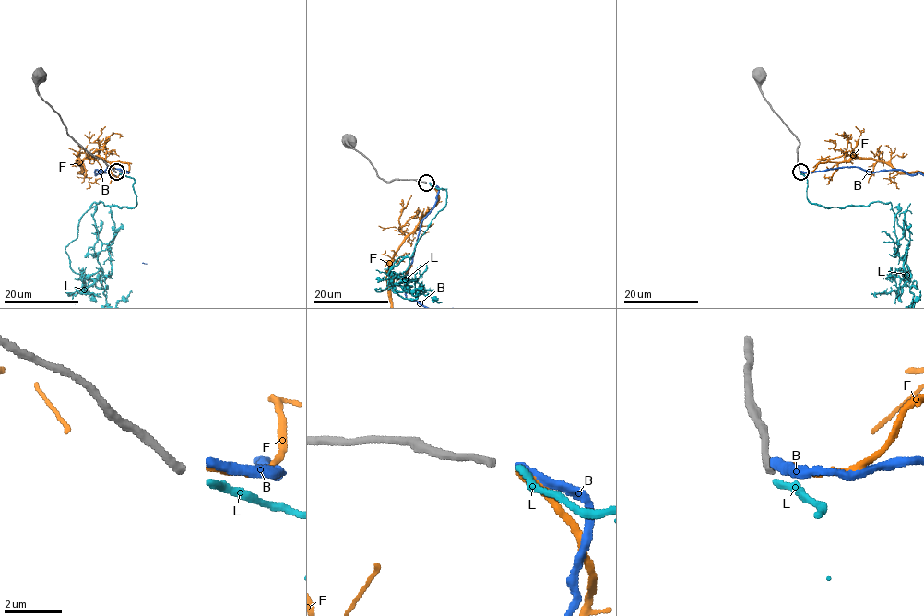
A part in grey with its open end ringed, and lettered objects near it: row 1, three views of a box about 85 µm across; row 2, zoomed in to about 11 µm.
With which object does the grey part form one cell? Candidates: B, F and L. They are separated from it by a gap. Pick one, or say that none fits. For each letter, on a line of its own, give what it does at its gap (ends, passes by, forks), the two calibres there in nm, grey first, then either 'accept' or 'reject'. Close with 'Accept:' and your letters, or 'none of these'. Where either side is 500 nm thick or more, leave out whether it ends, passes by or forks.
B: it ends there; 280 nm thick on the grey side, 300 nm on the other; reject
F: it ends there; 280 nm thick on the grey side, 320 nm on the other; accept
L: it ends there; 280 nm thick on the grey side, 240 nm on the other; reject
Accept: F

